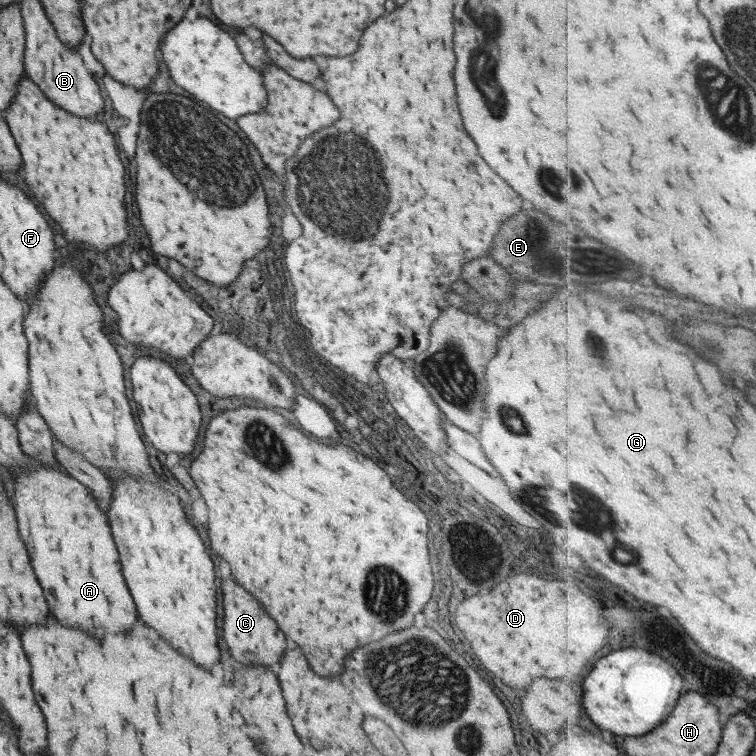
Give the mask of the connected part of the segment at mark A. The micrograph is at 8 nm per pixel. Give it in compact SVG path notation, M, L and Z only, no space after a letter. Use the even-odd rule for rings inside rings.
M29 458L29 464L14 468L12 472L15 482L14 510L20 538L28 551L33 571L43 588L48 600L50 612L64 626L84 628L88 634L96 638L104 638L106 634L130 632L136 624L136 608L124 576L120 572L118 550L114 546L110 534L110 524L106 512L97 505L93 494L79 480L70 476L57 466L45 466L39 460Z

